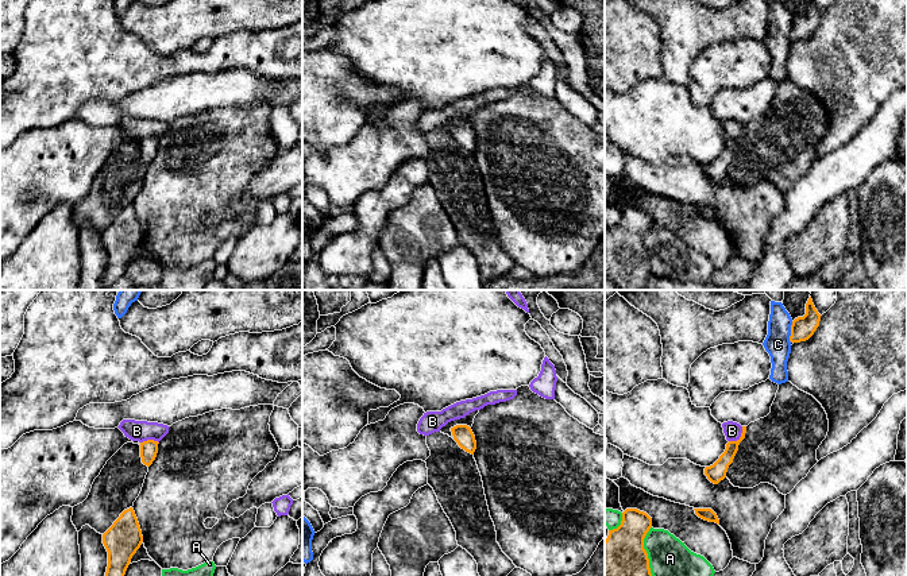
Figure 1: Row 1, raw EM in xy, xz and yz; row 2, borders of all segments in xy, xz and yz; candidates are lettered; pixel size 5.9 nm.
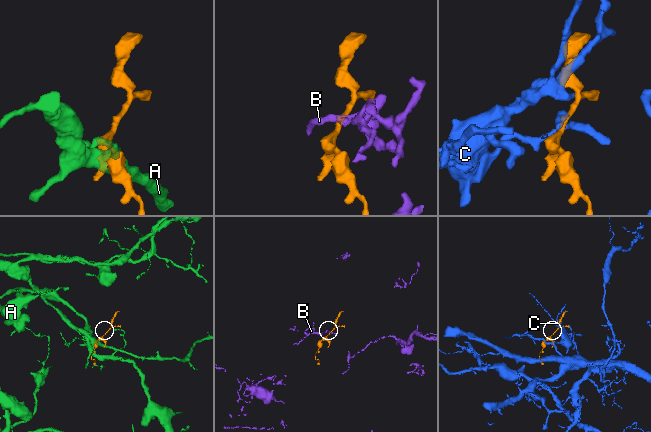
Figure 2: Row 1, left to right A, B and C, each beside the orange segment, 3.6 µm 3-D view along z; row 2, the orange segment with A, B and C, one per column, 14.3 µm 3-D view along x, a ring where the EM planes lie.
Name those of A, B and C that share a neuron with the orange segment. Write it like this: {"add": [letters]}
{"add": []}

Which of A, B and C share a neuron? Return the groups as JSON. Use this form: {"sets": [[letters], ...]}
{"sets": [["A"], ["B"], ["C"]]}

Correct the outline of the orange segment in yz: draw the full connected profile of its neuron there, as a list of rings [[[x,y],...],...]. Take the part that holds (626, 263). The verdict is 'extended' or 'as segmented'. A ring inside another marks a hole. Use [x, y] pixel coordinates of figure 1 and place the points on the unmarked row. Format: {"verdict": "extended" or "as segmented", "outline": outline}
{"verdict": "as segmented", "outline": [[[626,206],[621,223],[609,228],[605,237],[605,281],[614,283],[617,290],[642,290],[652,277],[648,251],[644,247],[644,236],[651,225],[652,216],[647,210]]]}

